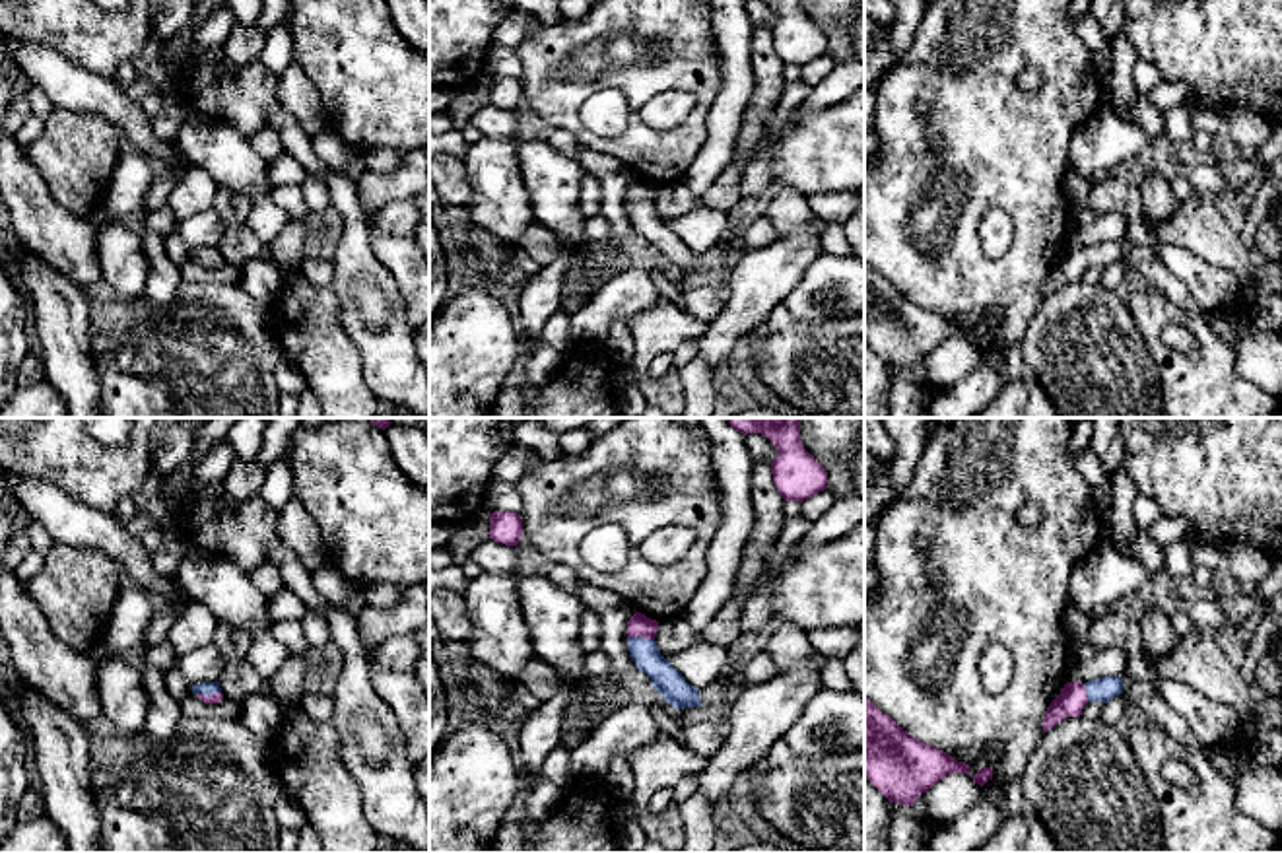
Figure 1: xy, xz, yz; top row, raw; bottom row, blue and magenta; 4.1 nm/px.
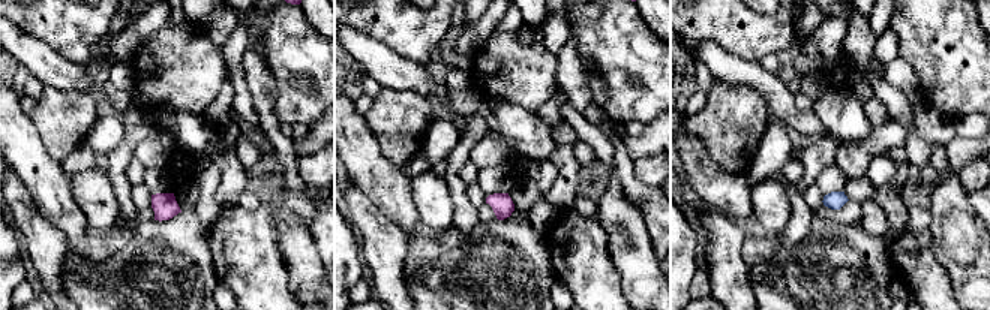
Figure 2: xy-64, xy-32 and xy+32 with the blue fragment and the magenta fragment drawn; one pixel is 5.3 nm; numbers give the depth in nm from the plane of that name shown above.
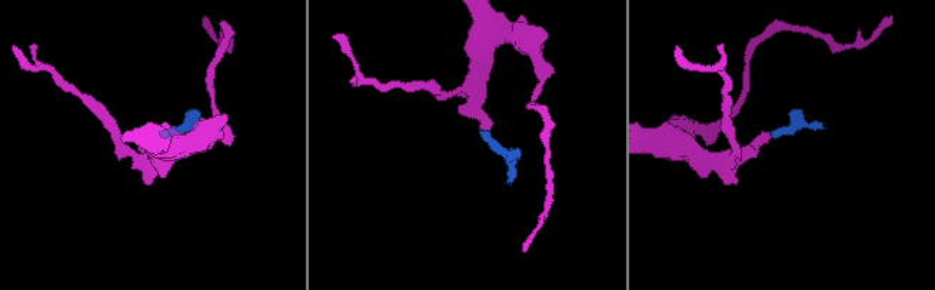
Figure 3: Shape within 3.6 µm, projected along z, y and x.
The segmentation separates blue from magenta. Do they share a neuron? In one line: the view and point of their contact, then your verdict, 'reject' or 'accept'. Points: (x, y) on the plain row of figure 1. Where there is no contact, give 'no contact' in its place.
xz (641, 203) | accept

